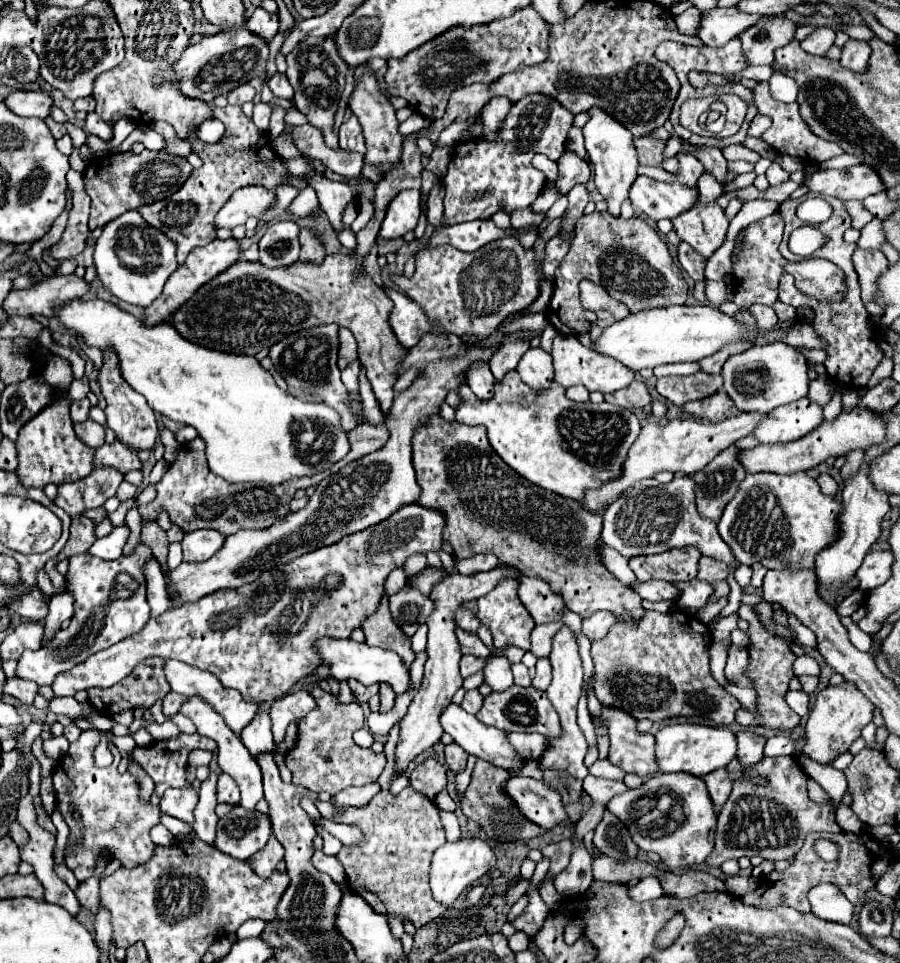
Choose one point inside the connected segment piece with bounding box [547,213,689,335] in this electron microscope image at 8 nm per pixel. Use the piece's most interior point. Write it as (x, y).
(629, 258)

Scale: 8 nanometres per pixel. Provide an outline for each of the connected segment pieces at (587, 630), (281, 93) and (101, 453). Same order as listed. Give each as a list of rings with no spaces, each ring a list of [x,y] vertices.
[[[597,611],[595,615],[583,619],[583,635],[589,637],[589,641],[597,641],[597,639],[603,639],[609,631],[609,627],[615,623],[615,615],[609,613],[609,611]]]
[[[275,73],[273,77],[269,77],[267,79],[267,85],[269,85],[269,89],[277,95],[277,97],[281,97],[281,99],[291,99],[293,97],[293,87],[291,87],[291,83],[287,81],[287,75],[285,73]]]
[[[115,439],[111,445],[105,443],[103,447],[97,447],[95,451],[95,459],[93,459],[93,469],[97,467],[115,467],[121,475],[137,469],[143,469],[143,463],[137,457],[137,451],[129,451],[129,447],[125,447],[125,443],[119,443],[119,439]]]

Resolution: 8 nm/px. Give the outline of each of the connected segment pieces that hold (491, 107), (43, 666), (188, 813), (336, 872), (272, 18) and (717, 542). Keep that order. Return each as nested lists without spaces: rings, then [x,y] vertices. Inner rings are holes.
[[[497,97],[497,99],[491,99],[485,107],[483,107],[483,113],[481,113],[481,121],[483,121],[483,137],[491,131],[497,131],[497,127],[501,127],[505,115],[509,113],[509,107],[511,107],[511,101],[505,99],[505,97]]]
[[[143,543],[137,545],[133,555],[119,557],[115,561],[105,561],[81,553],[69,559],[69,593],[75,597],[75,615],[67,629],[53,633],[49,641],[37,651],[25,651],[17,661],[15,677],[35,681],[37,685],[53,685],[59,673],[73,669],[83,663],[93,653],[107,649],[121,639],[137,633],[149,621],[149,603],[145,599],[145,577],[143,565],[149,561],[151,549]]]
[[[193,787],[187,789],[169,789],[161,797],[161,811],[165,815],[177,817],[185,823],[193,823],[193,809],[197,805],[197,791]]]
[[[315,851],[315,853],[313,853],[311,863],[313,863],[321,873],[327,873],[333,881],[337,881],[337,883],[339,883],[339,881],[343,881],[345,891],[349,891],[349,887],[347,887],[347,883],[345,883],[345,871],[343,871],[341,863],[339,863],[335,857],[325,855],[323,851]]]
[[[257,7],[255,13],[249,17],[247,25],[249,31],[253,31],[255,35],[261,35],[261,39],[265,39],[267,43],[277,35],[279,29],[279,17],[273,13],[267,13],[263,7]]]
[[[689,475],[675,477],[667,485],[657,483],[655,479],[641,479],[641,483],[635,483],[633,487],[629,487],[629,491],[623,491],[619,499],[613,501],[609,509],[605,509],[601,533],[603,543],[611,549],[617,549],[625,557],[653,555],[675,547],[695,545],[701,549],[703,555],[725,563],[735,561],[727,543],[717,533],[715,521],[703,519],[697,513],[693,489],[695,483]]]

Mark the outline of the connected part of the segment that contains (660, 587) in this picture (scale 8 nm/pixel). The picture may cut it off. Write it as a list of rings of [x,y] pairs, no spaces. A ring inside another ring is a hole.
[[[637,581],[635,585],[631,585],[633,591],[637,591],[641,595],[641,599],[647,599],[647,601],[677,601],[681,597],[681,591],[667,583],[667,581],[647,581],[647,583],[641,583]]]

